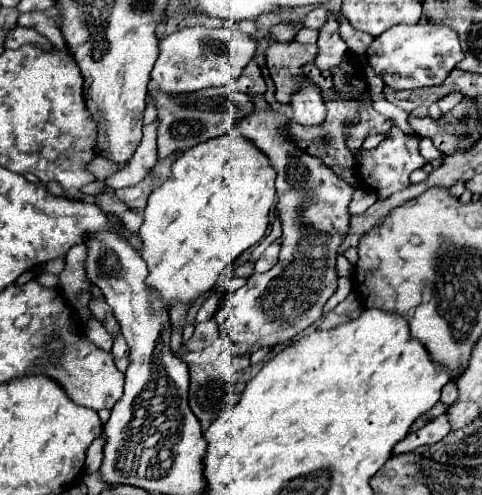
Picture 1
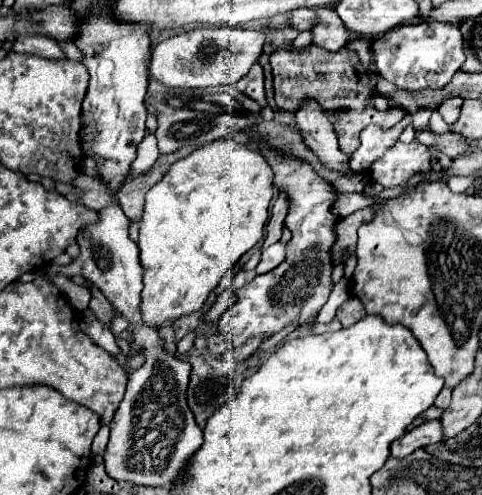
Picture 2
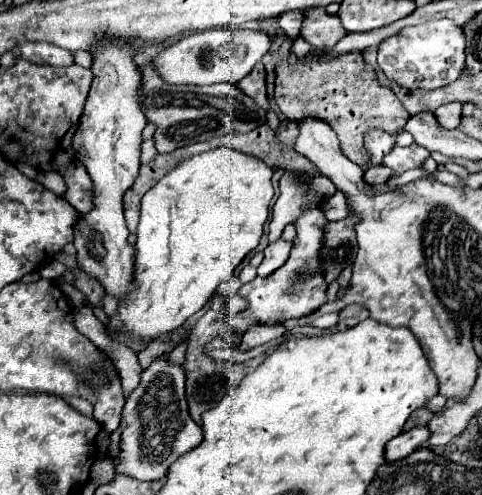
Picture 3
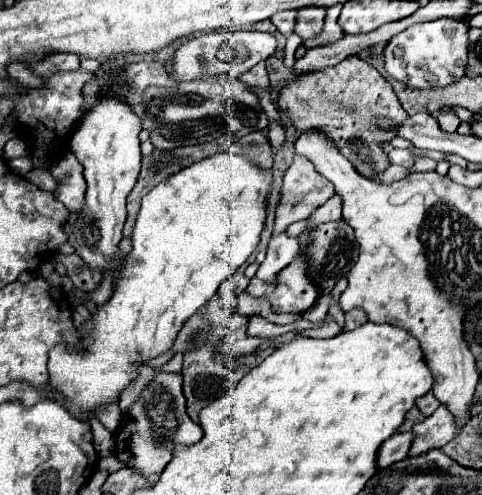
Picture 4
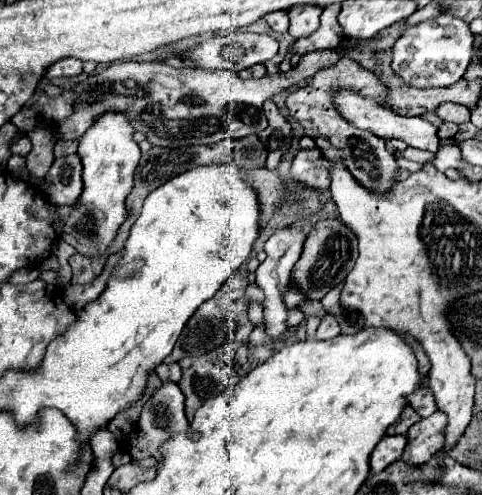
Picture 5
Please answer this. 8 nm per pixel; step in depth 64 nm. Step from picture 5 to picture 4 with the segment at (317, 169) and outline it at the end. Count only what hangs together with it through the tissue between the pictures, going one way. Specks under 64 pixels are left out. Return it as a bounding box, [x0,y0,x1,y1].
[274,156,332,234]

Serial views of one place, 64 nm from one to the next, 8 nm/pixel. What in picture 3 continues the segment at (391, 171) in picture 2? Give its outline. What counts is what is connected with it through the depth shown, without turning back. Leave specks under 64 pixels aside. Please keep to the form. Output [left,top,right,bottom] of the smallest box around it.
[382,144,430,176]

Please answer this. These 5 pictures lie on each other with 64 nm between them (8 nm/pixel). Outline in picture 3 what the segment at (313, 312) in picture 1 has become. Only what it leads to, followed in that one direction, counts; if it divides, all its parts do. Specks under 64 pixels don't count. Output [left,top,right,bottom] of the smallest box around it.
[232,208,326,334]

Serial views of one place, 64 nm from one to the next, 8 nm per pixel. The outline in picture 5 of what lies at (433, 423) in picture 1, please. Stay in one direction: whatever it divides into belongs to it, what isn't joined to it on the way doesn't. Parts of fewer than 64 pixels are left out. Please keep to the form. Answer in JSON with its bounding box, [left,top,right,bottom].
[368,436,406,474]

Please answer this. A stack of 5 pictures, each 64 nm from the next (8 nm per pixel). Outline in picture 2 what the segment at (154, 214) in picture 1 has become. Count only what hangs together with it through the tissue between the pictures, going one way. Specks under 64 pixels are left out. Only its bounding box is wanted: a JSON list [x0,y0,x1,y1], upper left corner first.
[138,140,274,328]

